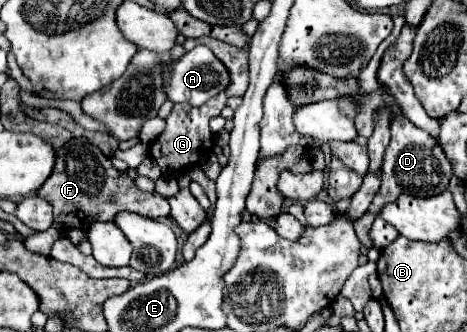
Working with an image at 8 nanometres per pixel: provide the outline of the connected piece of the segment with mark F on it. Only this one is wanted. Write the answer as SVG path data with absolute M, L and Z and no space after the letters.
M74 137L70 143L56 149L54 171L40 187L38 197L46 199L54 207L56 225L66 227L68 231L82 231L82 225L92 221L112 221L120 211L132 211L150 219L162 219L170 215L170 205L162 195L140 191L128 173L116 171L110 159L86 137Z

